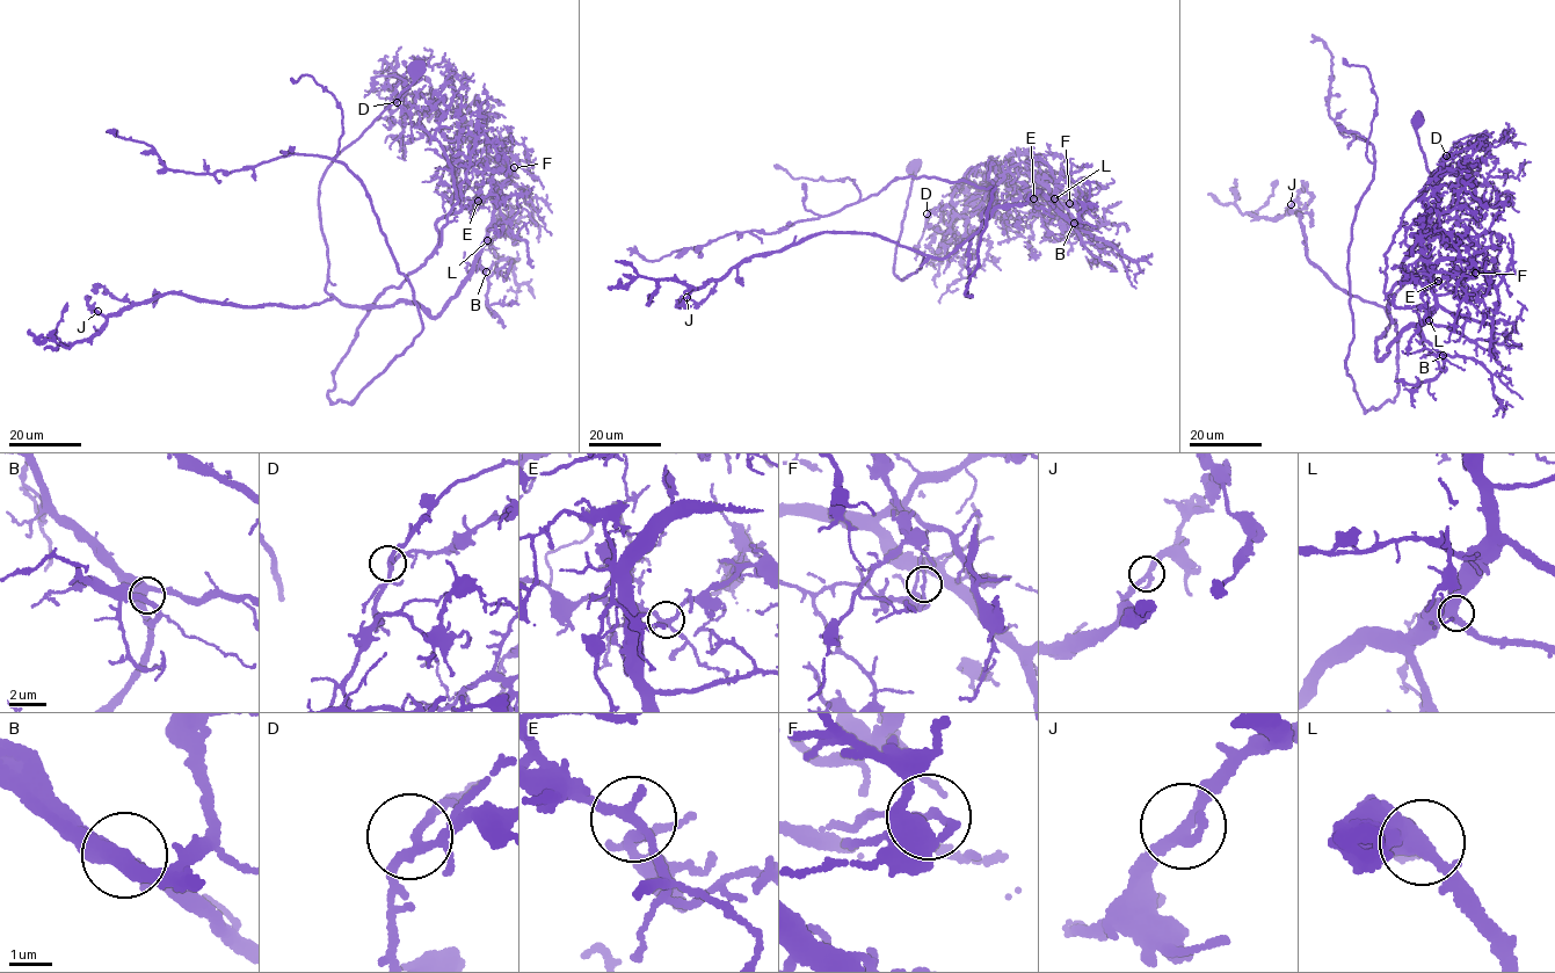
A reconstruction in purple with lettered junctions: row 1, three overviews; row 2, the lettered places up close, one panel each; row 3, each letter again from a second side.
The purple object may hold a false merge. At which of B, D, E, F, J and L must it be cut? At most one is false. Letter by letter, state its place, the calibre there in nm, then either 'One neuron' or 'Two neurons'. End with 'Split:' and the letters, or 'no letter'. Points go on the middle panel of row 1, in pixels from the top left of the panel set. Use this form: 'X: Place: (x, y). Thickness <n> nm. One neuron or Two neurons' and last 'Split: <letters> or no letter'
B: Place: (1074, 223). Thickness 400 nm. One neuron
D: Place: (927, 213). Thickness 170 nm. One neuron
E: Place: (1033, 198). Thickness 240 nm. One neuron
F: Place: (1069, 203). Thickness 110 nm. Two neurons
J: Place: (687, 297). Thickness 200 nm. One neuron
L: Place: (1054, 198). Thickness 440 nm. One neuron
Split: F

